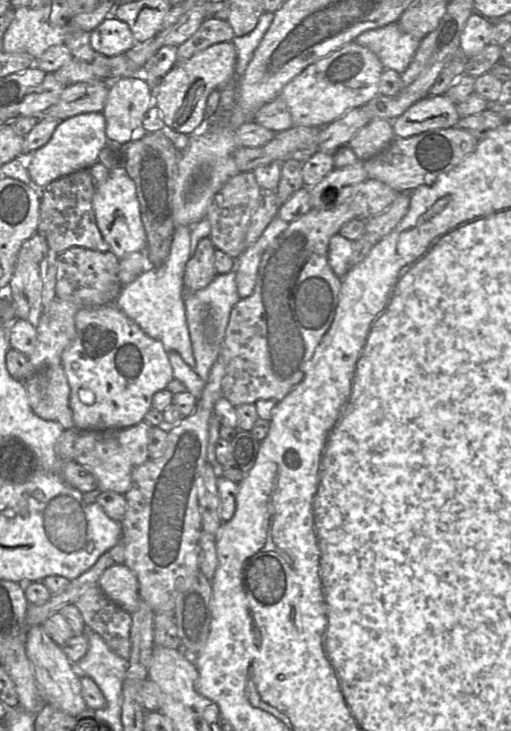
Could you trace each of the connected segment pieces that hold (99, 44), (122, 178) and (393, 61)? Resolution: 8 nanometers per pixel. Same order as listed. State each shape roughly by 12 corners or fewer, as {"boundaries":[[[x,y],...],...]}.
{"boundaries":[[[112,14],[90,32],[105,56],[136,43],[129,25]],[[125,169],[96,187],[97,226],[118,259],[147,248]],[[397,22],[367,30],[354,41],[385,69],[407,69],[421,42]]]}

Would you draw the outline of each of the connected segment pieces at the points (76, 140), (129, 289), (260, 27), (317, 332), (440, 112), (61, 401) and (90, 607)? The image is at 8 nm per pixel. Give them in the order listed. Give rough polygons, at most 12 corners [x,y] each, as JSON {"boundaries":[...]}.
{"boundaries":[[[102,112],[60,122],[26,160],[31,185],[89,169],[108,143]],[[191,227],[114,304],[167,353],[196,361],[183,286]],[[264,12],[256,27],[235,36],[235,80],[245,72],[274,13]],[[351,201],[263,253],[220,350],[233,407],[281,401],[331,327]],[[447,95],[427,96],[392,121],[396,138],[460,120]],[[61,364],[22,382],[33,412],[75,428]],[[97,584],[74,604],[87,629],[129,660],[132,615]]]}

